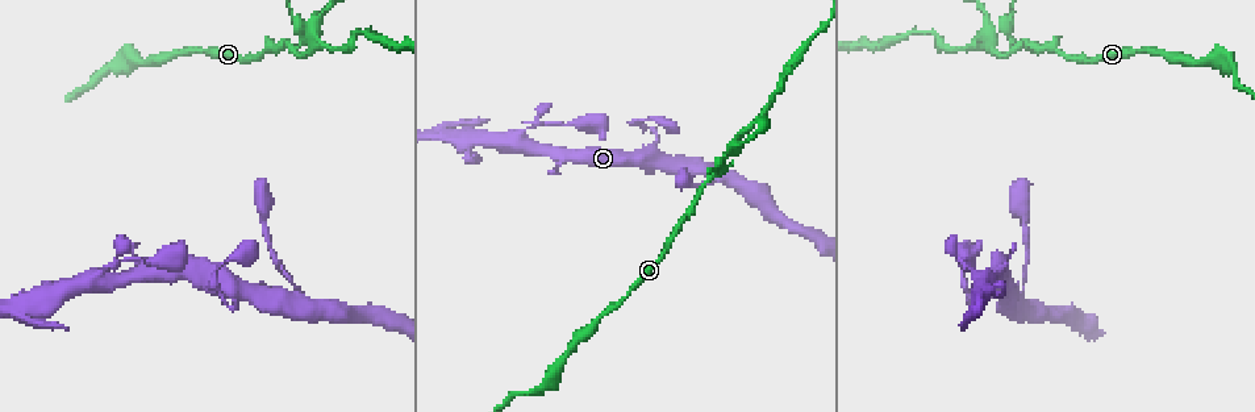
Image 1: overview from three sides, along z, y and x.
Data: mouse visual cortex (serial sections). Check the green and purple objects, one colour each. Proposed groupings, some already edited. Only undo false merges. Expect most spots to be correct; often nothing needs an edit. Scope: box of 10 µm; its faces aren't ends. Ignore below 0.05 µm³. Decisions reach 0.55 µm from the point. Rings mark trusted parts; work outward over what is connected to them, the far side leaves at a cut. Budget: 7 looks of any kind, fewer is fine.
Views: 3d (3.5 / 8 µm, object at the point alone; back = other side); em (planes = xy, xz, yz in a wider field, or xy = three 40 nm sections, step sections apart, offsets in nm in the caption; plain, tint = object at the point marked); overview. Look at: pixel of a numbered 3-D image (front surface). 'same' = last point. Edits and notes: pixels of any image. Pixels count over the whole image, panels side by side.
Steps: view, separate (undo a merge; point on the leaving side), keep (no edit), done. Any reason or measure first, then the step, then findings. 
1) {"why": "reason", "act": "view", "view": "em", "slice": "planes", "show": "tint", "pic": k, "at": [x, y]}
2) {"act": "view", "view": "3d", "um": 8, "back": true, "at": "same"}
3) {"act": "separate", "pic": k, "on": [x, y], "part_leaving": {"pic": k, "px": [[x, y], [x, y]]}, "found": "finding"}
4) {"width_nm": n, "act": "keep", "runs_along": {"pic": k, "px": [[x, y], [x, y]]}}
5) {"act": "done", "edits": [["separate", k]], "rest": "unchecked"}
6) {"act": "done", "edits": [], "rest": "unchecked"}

{"why": "abrupt turn", "act": "view", "view": "3d", "um": 3.5, "pic": 1, "at": [93, 281]}

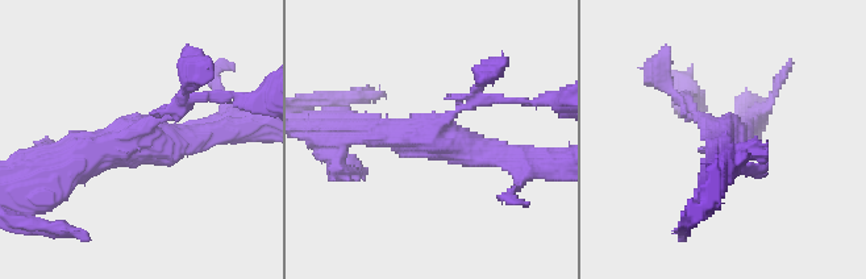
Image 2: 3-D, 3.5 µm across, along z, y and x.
{"act": "view", "view": "em", "slice": "xy", "step": 3, "show": "tint", "pic": 2, "at": [140, 137]}

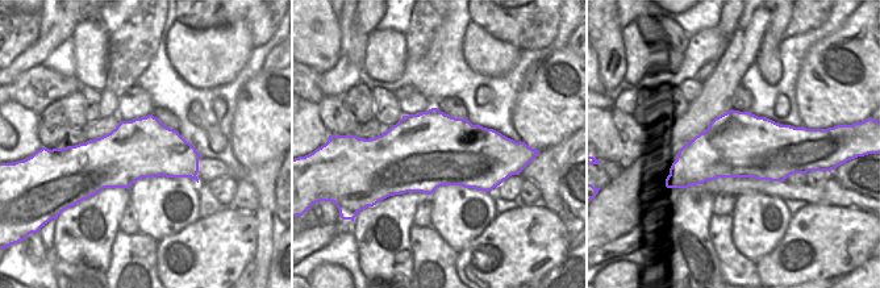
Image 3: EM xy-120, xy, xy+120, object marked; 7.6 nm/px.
{"arms": 3, "arm_widths_nm": [150, 300, 350], "act": "keep", "runs_along": {"pic": 2, "px": [[223, 130], [133, 138], [61, 175]]}, "found": "one cell here"}

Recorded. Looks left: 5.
{"why": "two arms in line, one across", "act": "view", "view": "3d", "um": 3.5, "pic": 1, "at": [652, 156]}

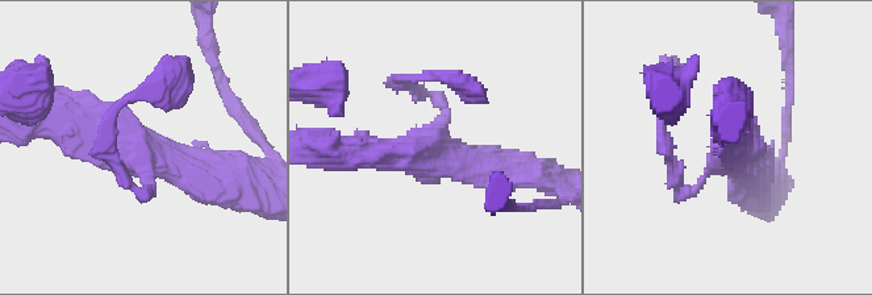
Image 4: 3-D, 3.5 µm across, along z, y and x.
{"act": "view", "view": "em", "slice": "xy", "step": 1, "show": "tint", "pic": 4, "at": [432, 153]}

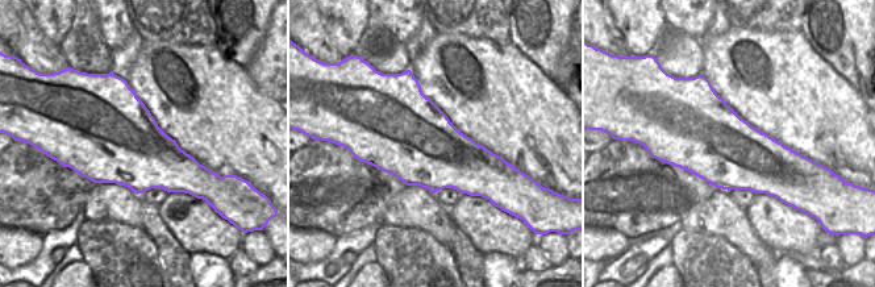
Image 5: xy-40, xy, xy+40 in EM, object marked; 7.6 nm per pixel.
{"act": "view", "view": "em", "slice": "xy", "step": 2, "show": "tint", "at": "same"}

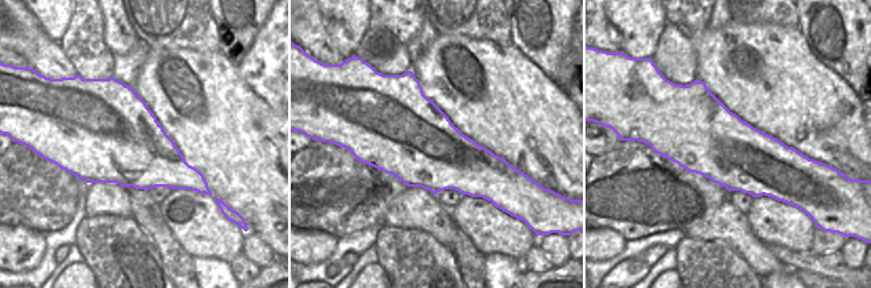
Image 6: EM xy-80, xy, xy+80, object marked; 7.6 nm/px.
{"arm_widths_nm": [150, 400, 400], "act": "keep", "runs_along": {"pic": 4, "px": [[59, 113], [217, 183]]}, "found": "one cell here"}

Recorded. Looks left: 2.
{"act": "done", "edits": [], "rest": "unchecked"}

